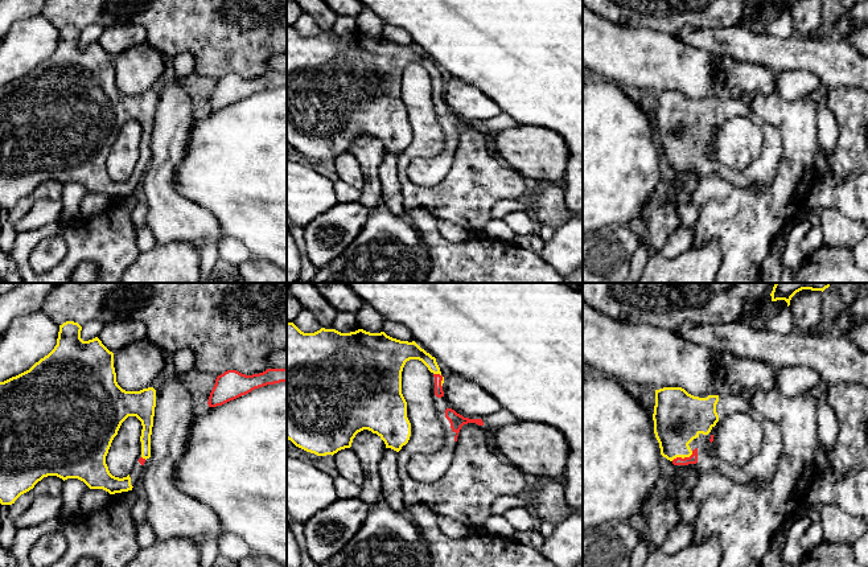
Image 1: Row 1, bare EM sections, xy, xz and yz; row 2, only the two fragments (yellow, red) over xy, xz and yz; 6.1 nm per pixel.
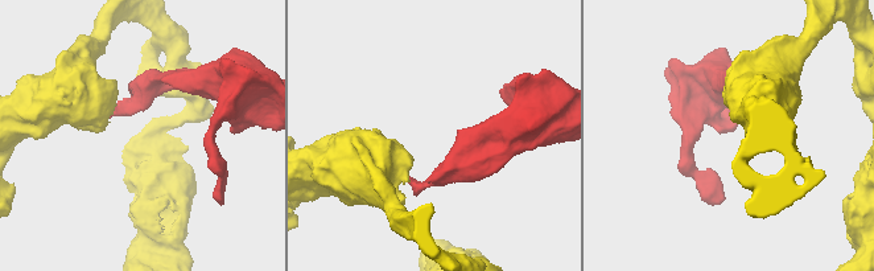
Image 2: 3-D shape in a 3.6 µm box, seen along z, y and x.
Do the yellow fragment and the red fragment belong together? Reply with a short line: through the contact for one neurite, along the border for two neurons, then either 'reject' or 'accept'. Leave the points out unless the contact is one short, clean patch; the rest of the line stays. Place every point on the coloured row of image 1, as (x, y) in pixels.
yz (678, 416), (678, 451), (682, 457), (692, 459) | accept

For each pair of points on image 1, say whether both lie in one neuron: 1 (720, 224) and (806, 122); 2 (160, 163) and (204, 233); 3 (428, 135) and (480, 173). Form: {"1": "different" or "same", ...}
{"1": "same", "2": "same", "3": "same"}

